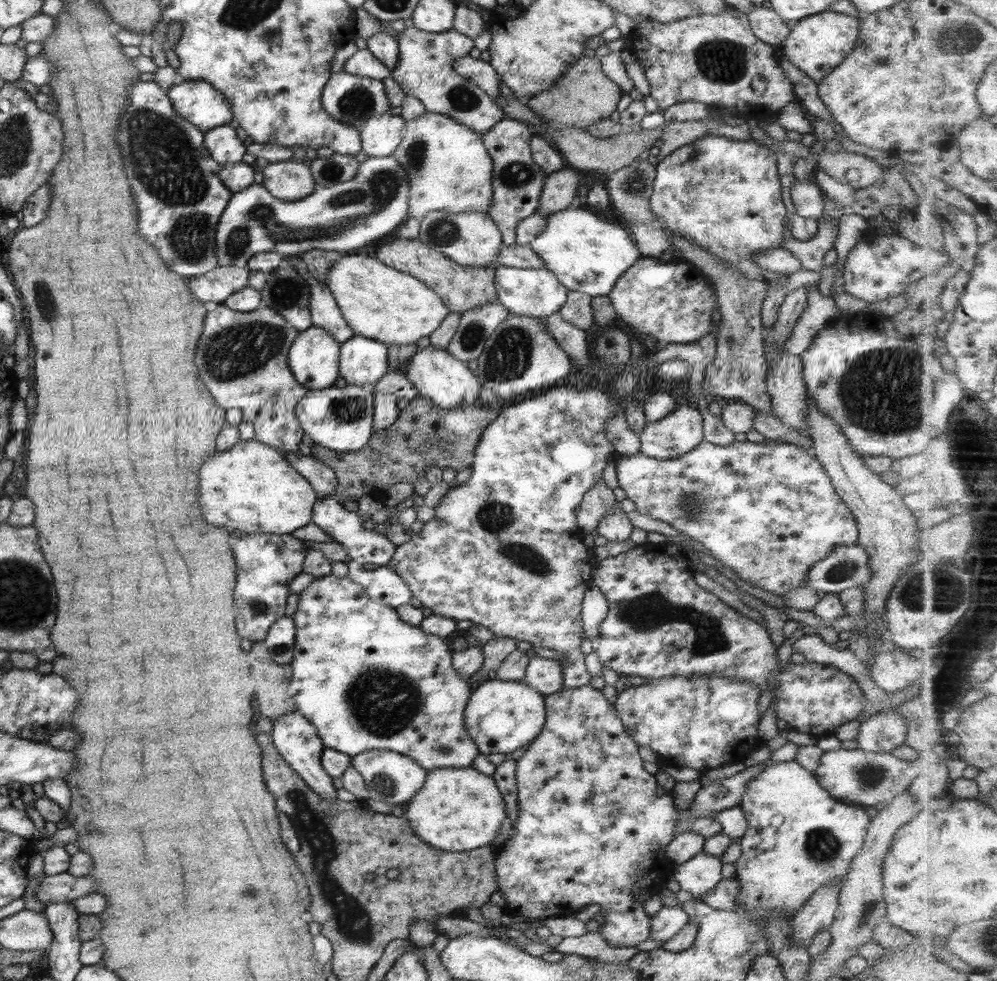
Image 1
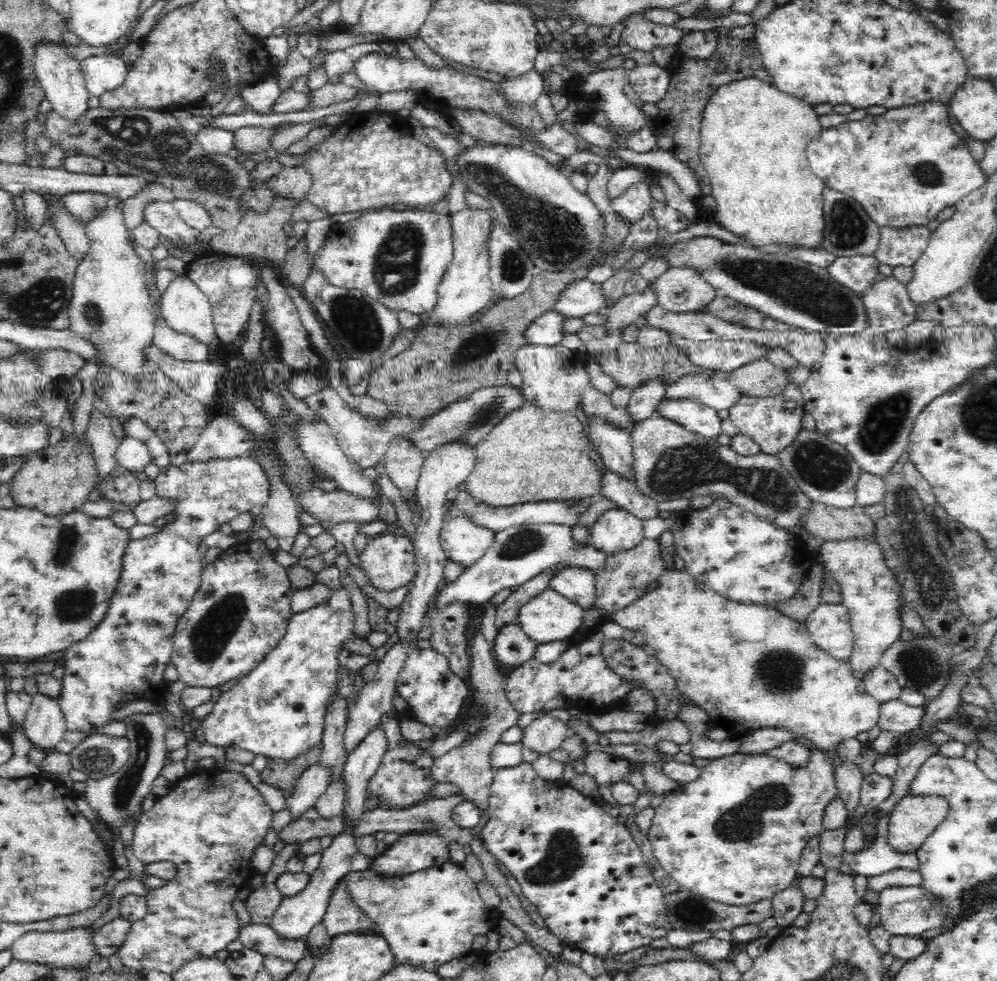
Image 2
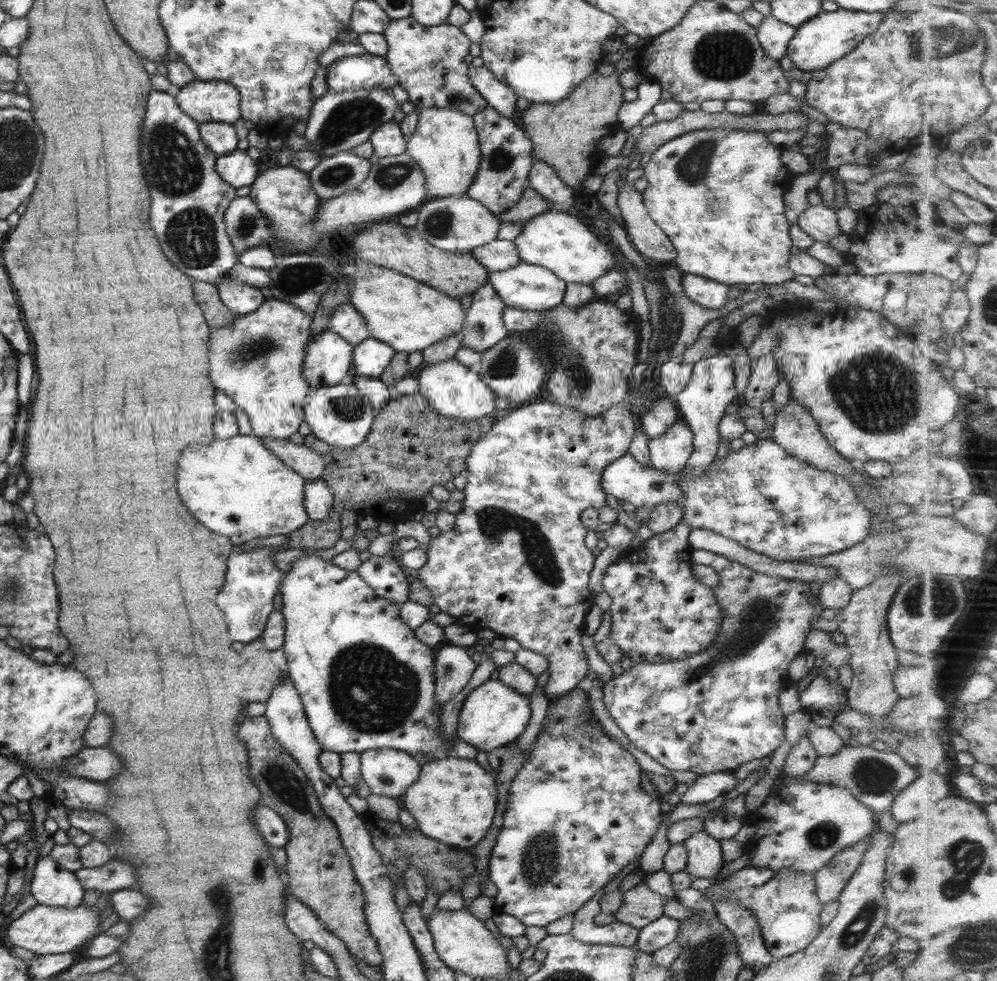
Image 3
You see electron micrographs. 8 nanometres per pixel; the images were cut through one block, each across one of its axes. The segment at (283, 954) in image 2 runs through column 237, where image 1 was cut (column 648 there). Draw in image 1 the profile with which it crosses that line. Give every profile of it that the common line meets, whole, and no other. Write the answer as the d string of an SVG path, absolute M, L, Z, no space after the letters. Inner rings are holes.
M679 905L675 907L661 907L653 916L650 917L649 936L647 939L659 941L663 944L681 927L687 923L687 915Z

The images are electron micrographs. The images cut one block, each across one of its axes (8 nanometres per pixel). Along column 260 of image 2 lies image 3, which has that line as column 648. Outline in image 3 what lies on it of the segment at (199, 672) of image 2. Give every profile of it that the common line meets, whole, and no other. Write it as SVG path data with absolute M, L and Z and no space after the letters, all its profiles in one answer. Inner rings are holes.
M679 521L673 528L653 535L636 549L628 549L623 559L611 562L604 570L602 591L612 600L608 606L611 615L609 634L622 654L628 656L633 663L658 663L685 658L708 647L720 629L720 608L716 604L714 591L690 573L691 548L687 537L691 529Z

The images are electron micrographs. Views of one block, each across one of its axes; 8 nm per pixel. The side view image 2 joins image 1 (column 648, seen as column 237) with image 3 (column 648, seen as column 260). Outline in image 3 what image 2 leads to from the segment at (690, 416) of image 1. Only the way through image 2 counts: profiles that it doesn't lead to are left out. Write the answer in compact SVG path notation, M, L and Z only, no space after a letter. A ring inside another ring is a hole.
M675 422L665 432L648 439L650 466L673 474L680 472L692 451L692 432L683 423Z

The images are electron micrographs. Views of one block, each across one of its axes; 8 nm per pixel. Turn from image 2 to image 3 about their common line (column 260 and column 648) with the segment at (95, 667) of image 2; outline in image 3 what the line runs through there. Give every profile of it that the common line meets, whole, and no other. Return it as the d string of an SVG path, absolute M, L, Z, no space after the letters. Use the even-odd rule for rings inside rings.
M771 438L757 439L738 451L716 458L699 476L684 476L684 472L667 474L650 466L639 464L628 452L617 457L602 470L600 487L607 496L629 502L635 508L651 509L669 501L682 508L682 523L692 529L704 528L726 536L750 551L780 561L803 557L822 557L844 551L861 542L871 532L870 512L853 494L844 477L825 470L817 470L807 463L789 456L784 448Z

